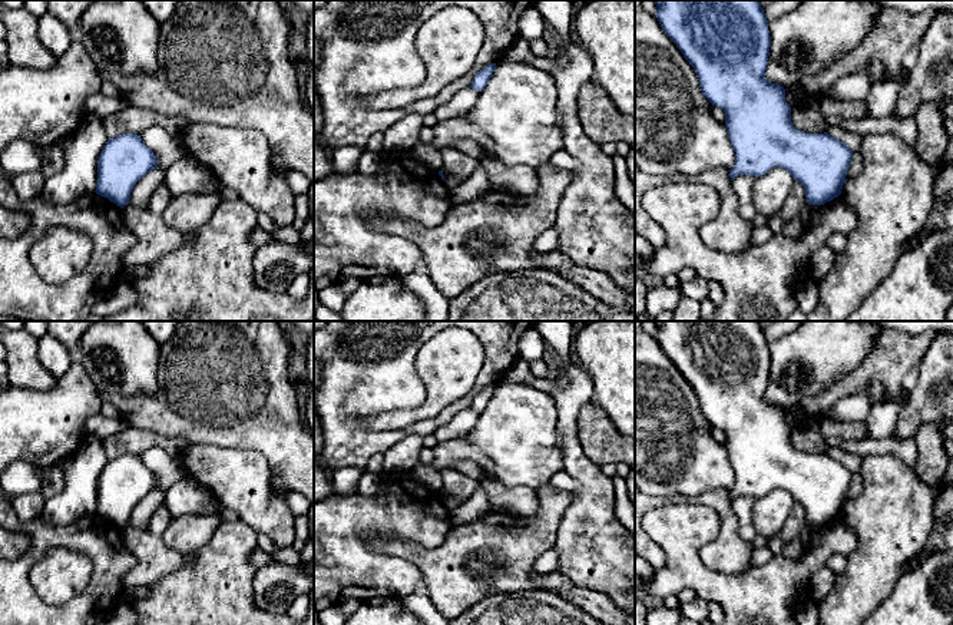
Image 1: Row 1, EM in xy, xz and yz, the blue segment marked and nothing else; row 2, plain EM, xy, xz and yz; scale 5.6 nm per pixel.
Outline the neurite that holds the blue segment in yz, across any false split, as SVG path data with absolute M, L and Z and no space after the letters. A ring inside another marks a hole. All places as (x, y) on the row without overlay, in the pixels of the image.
M653 321L665 356L694 388L702 416L725 433L728 459L735 473L731 502L738 496L765 496L778 487L804 507L808 526L824 526L841 515L853 472L824 454L794 449L785 410L765 400L771 357L758 321Z

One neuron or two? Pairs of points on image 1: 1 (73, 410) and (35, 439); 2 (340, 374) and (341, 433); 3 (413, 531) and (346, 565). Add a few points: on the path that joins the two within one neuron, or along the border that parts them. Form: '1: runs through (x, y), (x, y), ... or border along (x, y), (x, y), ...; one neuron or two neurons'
1: runs through (63, 410), (45, 429); one neuron
2: runs through (340, 389), (340, 400), (336, 404), (337, 419); one neuron
3: runs through (390, 522), (363, 522), (346, 542); one neuron

